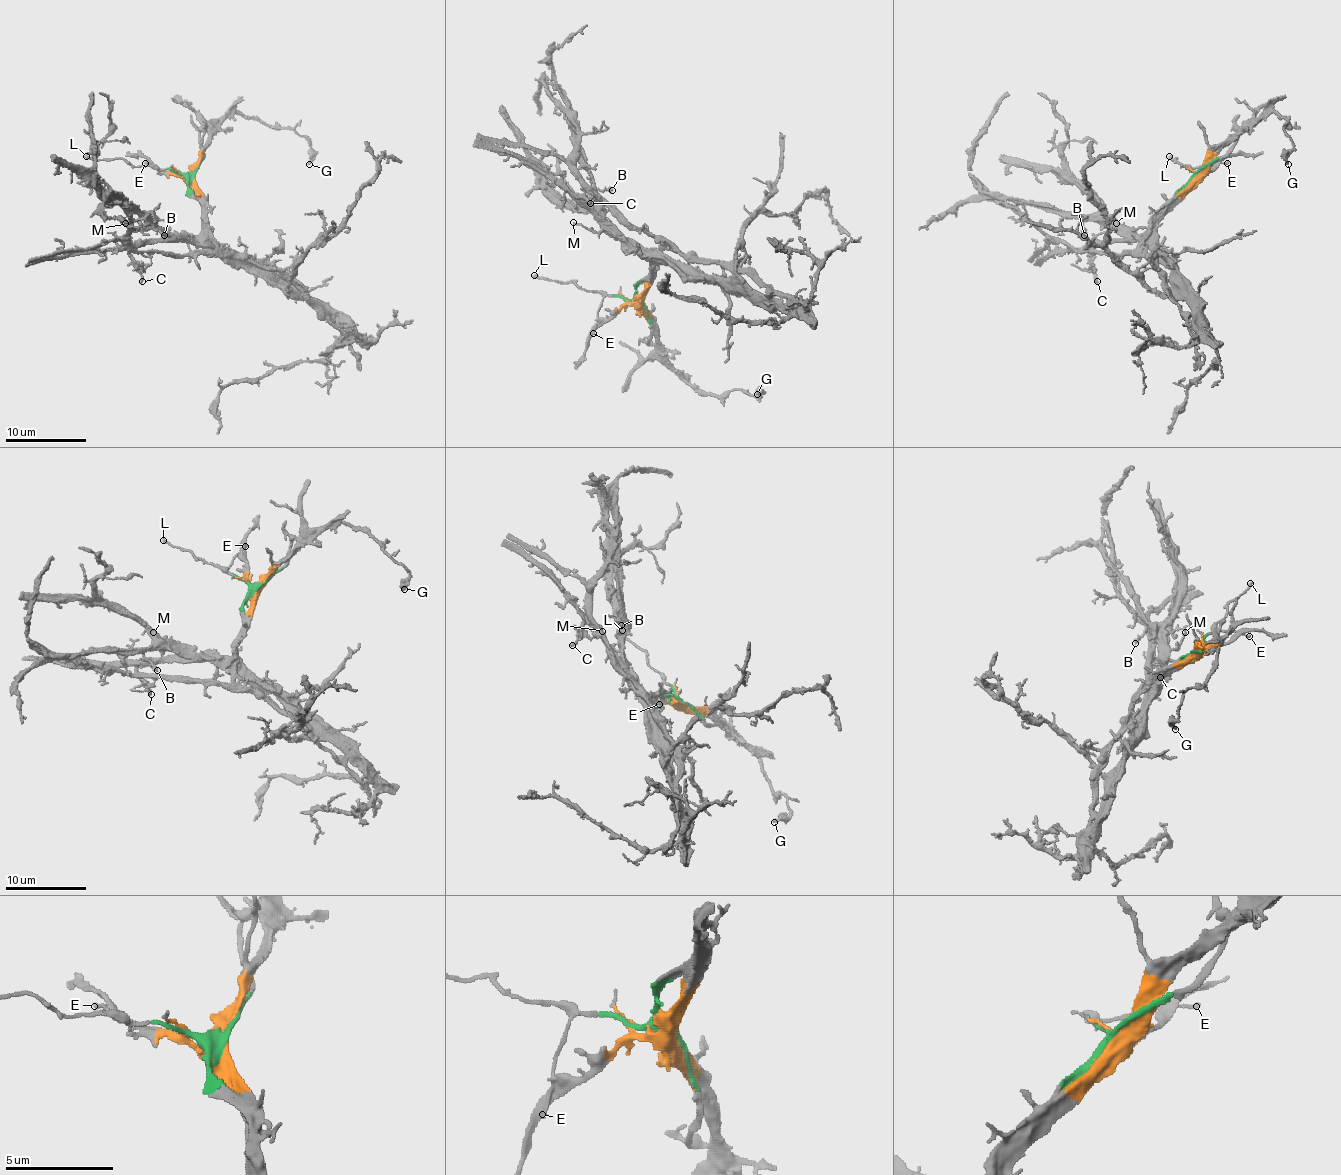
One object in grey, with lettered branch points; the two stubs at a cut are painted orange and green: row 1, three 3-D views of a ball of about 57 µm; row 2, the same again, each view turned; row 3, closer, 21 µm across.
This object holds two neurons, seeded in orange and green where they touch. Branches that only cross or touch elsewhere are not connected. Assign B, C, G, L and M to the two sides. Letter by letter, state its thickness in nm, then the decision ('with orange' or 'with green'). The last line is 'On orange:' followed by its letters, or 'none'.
B: calibre 120 nm; with orange
C: calibre 220 nm; with orange
G: calibre 180 nm; with orange
L: calibre 170 nm; with green
M: calibre 150 nm; with orange
On orange: B, C, G, M

